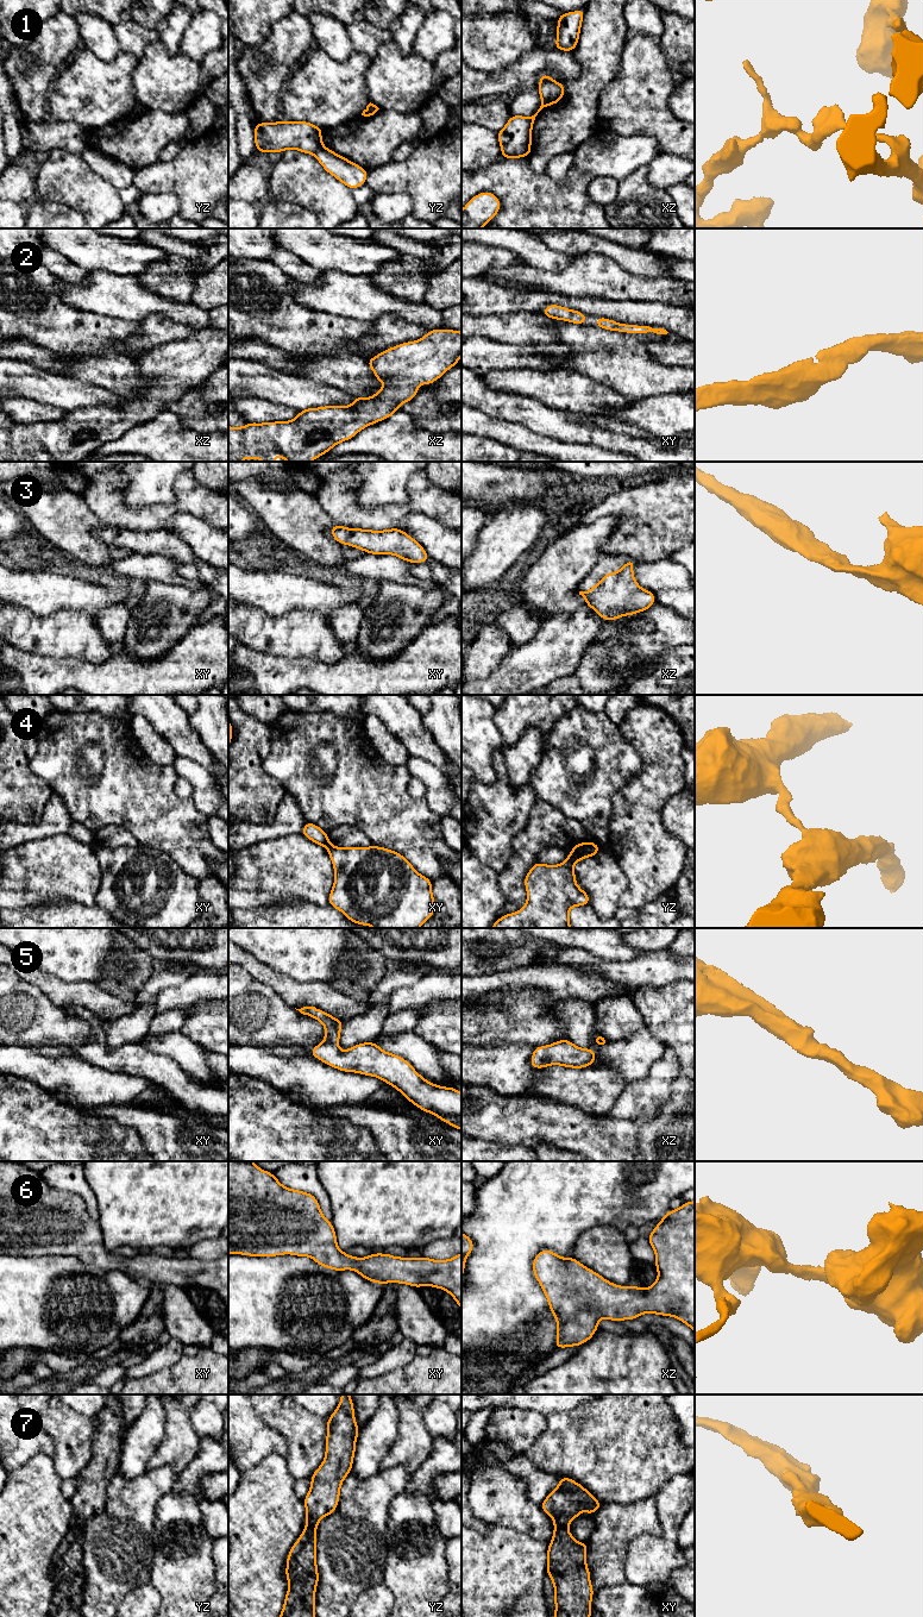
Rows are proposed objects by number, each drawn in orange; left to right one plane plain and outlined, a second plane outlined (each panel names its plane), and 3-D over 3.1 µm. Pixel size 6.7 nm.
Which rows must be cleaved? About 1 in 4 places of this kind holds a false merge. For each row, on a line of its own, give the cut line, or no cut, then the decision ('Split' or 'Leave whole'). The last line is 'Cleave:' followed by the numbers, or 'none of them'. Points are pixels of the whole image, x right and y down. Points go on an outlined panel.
1: No split. Leave whole
2: No split. Leave whole
3: No split. Leave whole
4: Split along yz (591, 843), (578, 851), (572, 850). Split
5: No split. Leave whole
6: No split. Leave whole
7: No split. Leave whole
Cleave: 4

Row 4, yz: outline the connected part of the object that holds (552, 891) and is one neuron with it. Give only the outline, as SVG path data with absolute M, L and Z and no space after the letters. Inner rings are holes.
M591 842L579 852L572 850L560 865L533 864L523 879L527 889L525 907L519 911L501 916L490 928L571 928L570 909L576 905L589 905L590 902L590 896L576 883L573 866L582 859L595 857L599 850L599 845Z

